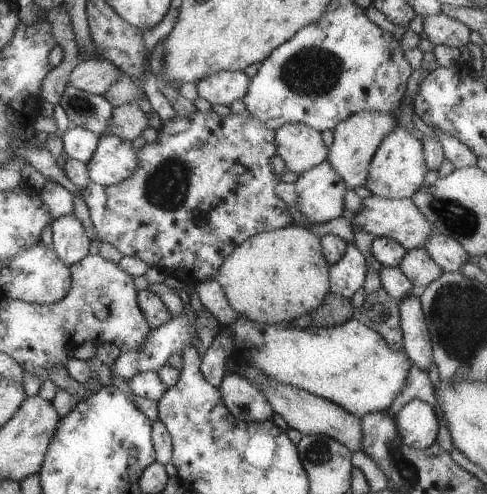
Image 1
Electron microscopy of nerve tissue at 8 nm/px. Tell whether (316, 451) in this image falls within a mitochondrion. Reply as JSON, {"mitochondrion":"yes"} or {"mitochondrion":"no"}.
{"mitochondrion":"yes"}

